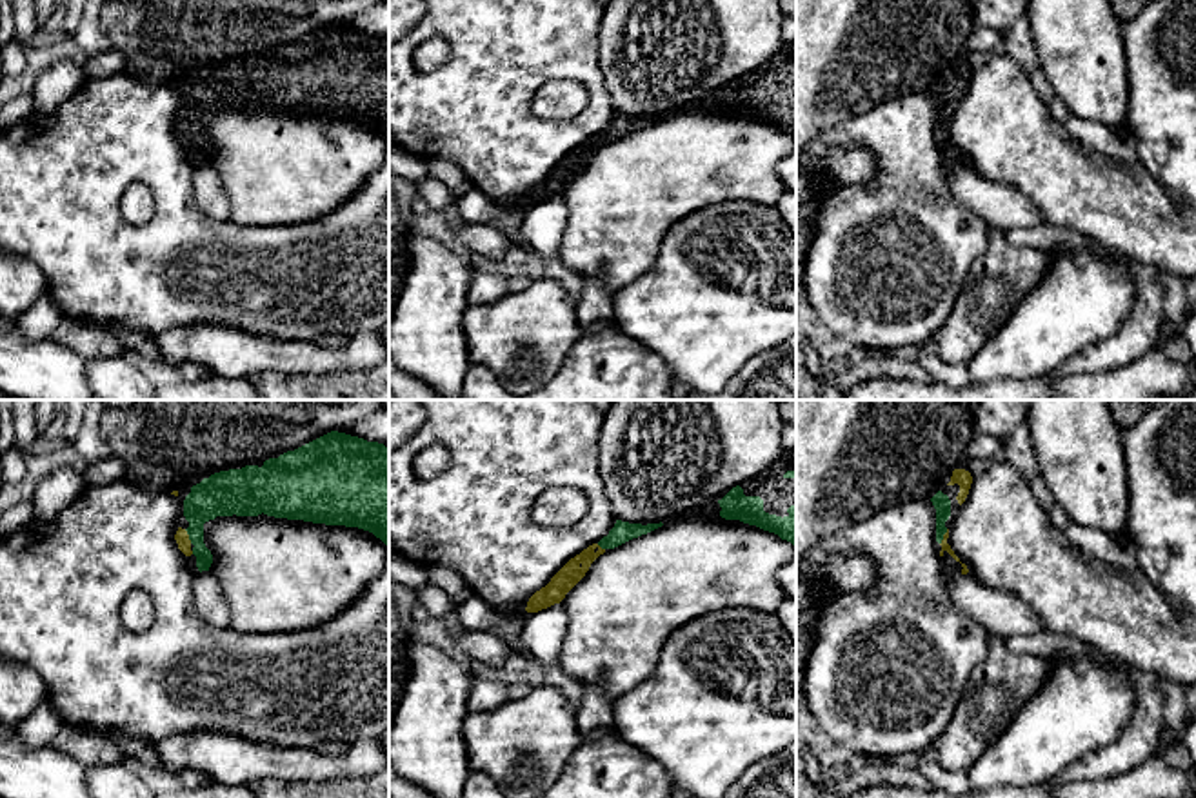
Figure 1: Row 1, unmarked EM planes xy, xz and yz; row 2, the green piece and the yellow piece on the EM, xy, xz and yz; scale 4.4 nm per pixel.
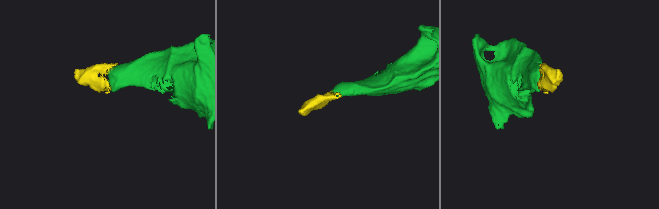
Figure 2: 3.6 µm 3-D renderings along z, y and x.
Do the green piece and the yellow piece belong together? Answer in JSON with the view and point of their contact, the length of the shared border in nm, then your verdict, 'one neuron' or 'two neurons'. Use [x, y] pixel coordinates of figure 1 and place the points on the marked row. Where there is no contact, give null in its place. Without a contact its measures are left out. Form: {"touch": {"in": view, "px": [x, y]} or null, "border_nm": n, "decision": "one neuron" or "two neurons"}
{"touch": {"in": "yz", "px": [942, 537]}, "border_nm": 80, "decision": "one neuron"}

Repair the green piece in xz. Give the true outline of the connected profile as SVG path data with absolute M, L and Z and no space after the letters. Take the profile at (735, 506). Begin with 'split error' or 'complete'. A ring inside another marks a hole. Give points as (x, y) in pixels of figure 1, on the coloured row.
split error; M796 447L718 500L725 520L740 520L796 545Z

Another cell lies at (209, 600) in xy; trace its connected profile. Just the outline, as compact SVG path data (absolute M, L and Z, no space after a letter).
M202 571L194 576L193 596L194 609L204 622L214 627L229 627L229 603L220 580L211 571Z

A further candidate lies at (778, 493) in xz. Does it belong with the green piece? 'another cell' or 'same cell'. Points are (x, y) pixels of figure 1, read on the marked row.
same cell

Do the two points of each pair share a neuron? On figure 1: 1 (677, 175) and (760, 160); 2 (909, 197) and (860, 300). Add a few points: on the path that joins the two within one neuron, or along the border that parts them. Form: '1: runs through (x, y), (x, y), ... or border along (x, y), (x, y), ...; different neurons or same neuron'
1: runs through (697, 160), (740, 160); same neuron
2: runs through (904, 222), (898, 248), (887, 259), (880, 275); same neuron

